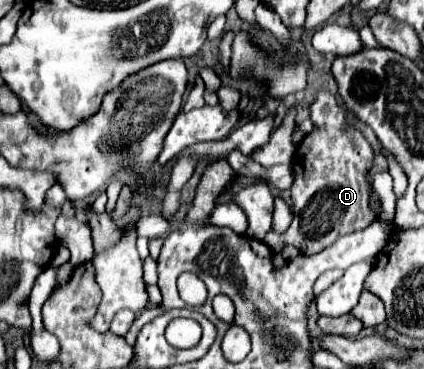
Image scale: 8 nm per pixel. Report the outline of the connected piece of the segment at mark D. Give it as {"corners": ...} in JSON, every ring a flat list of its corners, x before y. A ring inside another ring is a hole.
{"corners":[[318,93,316,101,310,105,310,119,316,123,318,129,308,133,302,143,296,147,294,159,292,159,292,173,294,173,294,185,292,185,292,211,294,219,290,227,284,233,268,233,264,237,264,243,280,253,284,245,294,245,302,251,302,255,316,255,330,247,338,237,354,233,358,229,364,229,372,223,372,211,368,209,368,169,372,167,374,149,364,139,364,135,356,127,348,127,346,131,340,131,340,125,346,123,346,111,340,105,340,97,336,93]]}

